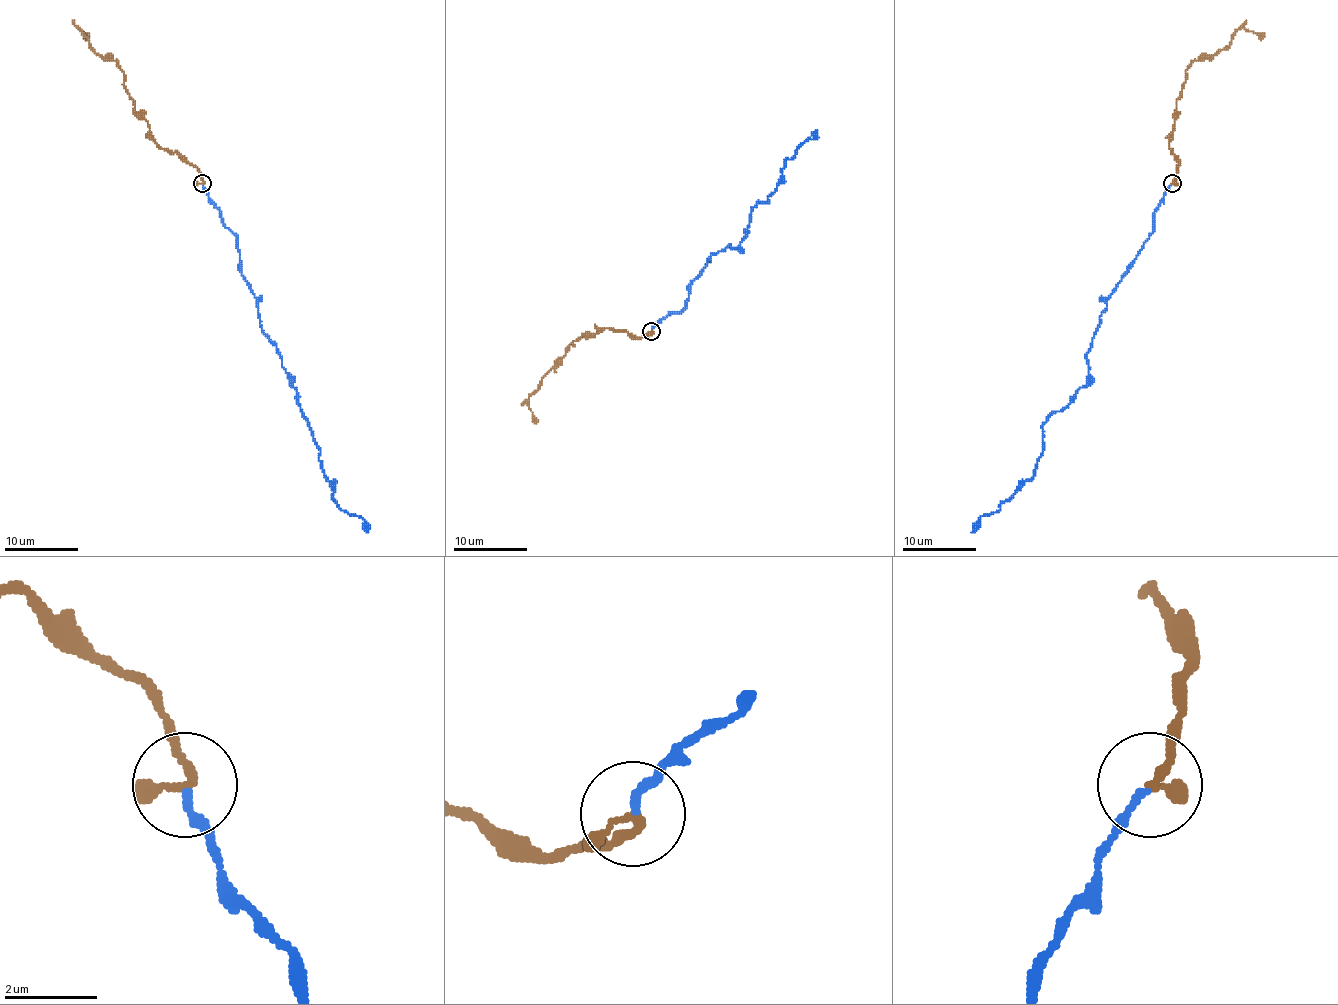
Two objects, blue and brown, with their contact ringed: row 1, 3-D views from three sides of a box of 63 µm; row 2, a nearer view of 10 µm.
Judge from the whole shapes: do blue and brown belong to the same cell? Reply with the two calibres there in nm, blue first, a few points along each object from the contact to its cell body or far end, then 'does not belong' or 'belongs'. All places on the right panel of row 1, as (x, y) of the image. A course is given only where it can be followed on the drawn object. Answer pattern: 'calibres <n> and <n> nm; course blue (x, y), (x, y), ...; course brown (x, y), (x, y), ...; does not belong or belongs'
calibres 160 and 160 nm; course blue (1173, 183), (1154, 211), (1154, 231), (1099, 317), (1086, 354), (1086, 383), (1042, 426), (1033, 475), (971, 532); course brown (1173, 183), (1178, 160), (1169, 139), (1185, 70), (1224, 49), (1239, 29), (1264, 37); belongs

